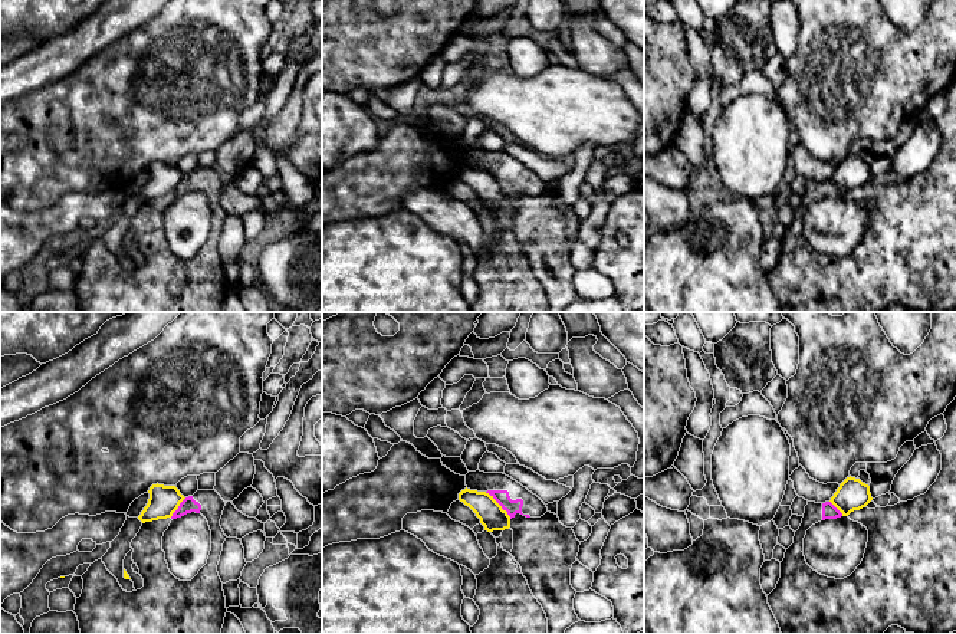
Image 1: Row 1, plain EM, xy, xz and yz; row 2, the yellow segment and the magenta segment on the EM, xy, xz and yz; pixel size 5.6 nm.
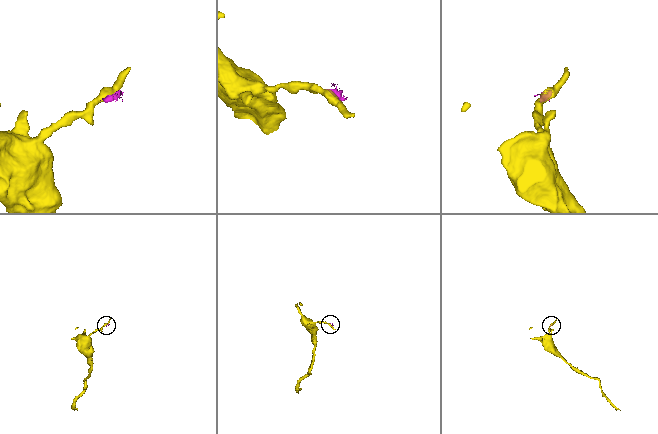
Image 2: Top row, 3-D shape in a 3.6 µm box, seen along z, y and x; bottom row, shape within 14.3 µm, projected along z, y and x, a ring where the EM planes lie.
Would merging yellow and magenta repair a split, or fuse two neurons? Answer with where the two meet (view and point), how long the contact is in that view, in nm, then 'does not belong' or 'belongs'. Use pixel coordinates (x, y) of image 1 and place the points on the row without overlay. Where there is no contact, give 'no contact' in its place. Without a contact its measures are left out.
xz (499, 183) | 220 nm | does not belong

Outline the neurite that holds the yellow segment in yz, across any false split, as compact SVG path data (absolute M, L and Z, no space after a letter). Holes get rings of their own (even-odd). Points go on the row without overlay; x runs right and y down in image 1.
M850 154L840 162L829 180L842 194L848 194L851 190L865 185L871 178L870 164Z

